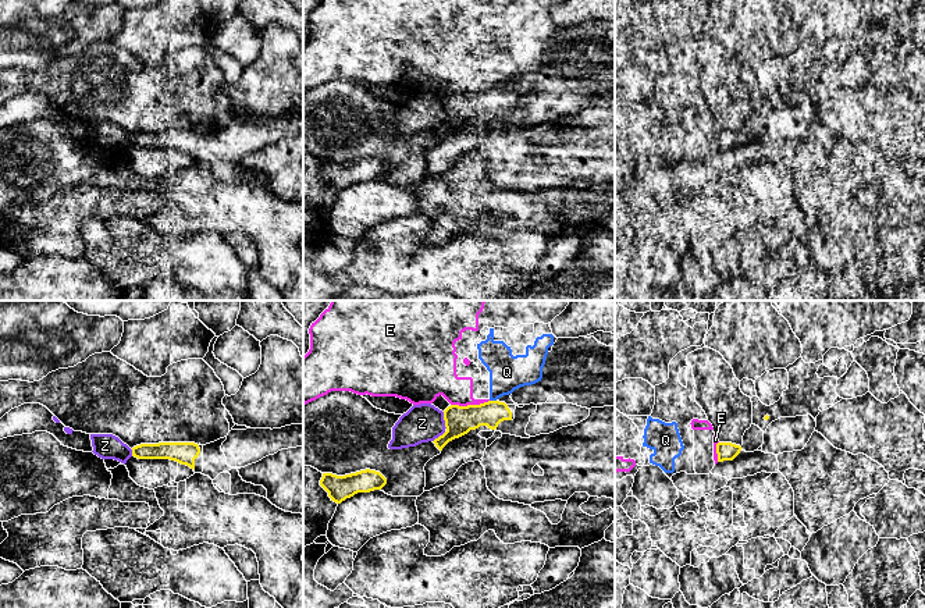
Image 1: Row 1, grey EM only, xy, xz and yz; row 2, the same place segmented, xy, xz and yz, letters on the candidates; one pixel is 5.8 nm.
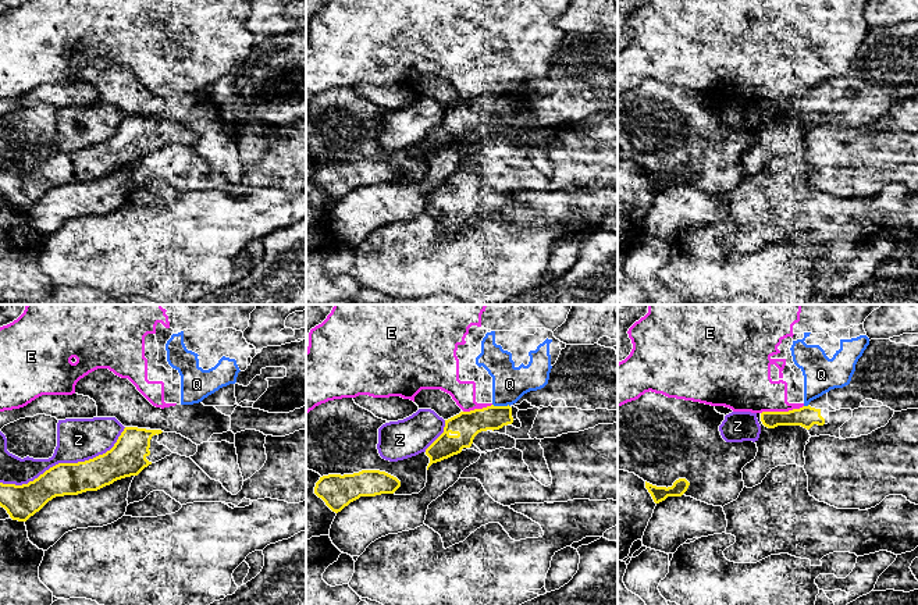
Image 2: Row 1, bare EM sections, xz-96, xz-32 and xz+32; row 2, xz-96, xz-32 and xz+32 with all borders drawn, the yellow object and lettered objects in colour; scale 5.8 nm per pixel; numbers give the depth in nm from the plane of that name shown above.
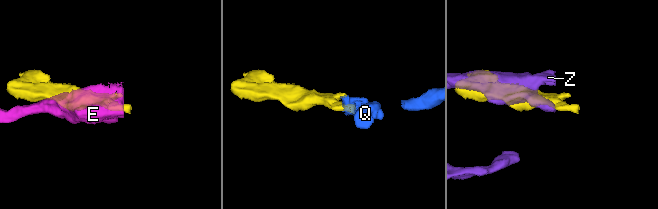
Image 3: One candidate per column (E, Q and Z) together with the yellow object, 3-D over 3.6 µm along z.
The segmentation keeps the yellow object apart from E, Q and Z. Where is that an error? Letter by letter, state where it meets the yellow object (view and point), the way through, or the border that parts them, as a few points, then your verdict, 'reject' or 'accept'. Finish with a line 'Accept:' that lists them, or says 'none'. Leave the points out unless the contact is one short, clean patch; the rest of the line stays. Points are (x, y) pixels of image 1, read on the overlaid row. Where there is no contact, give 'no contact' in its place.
E: xz (469, 405) | reject
Q: xz (493, 401) | reject
Z: xz (444, 419) | reject
Accept: none

